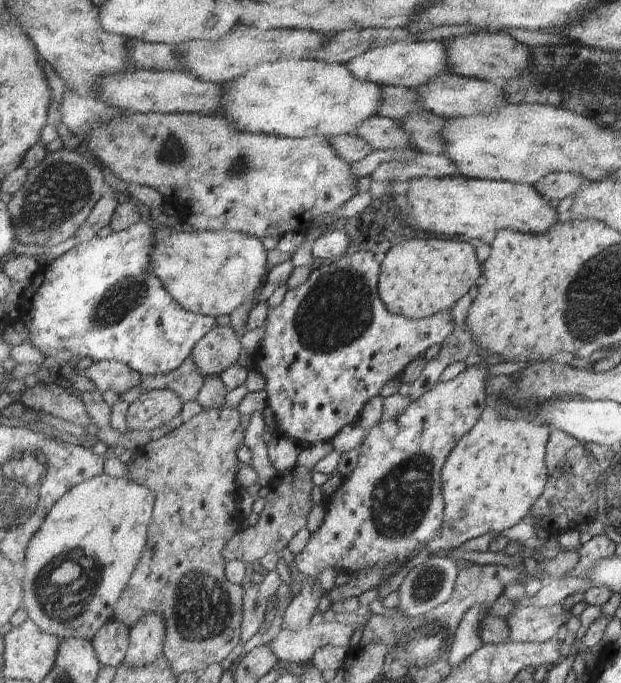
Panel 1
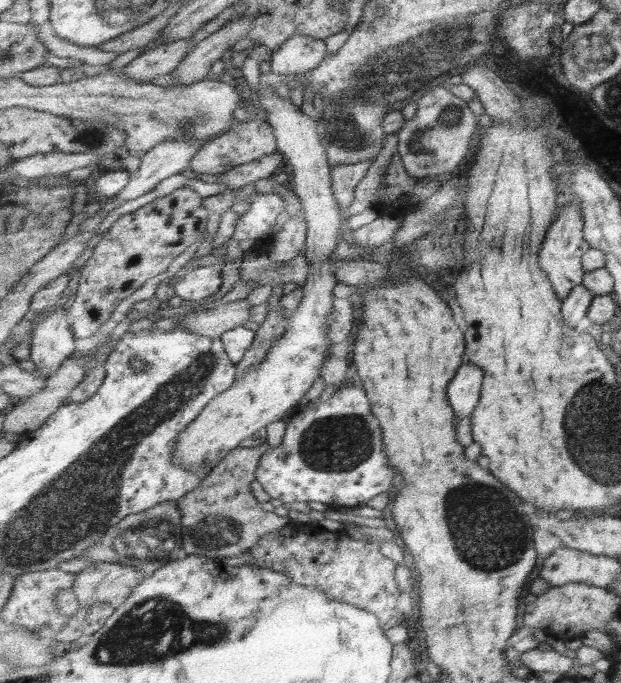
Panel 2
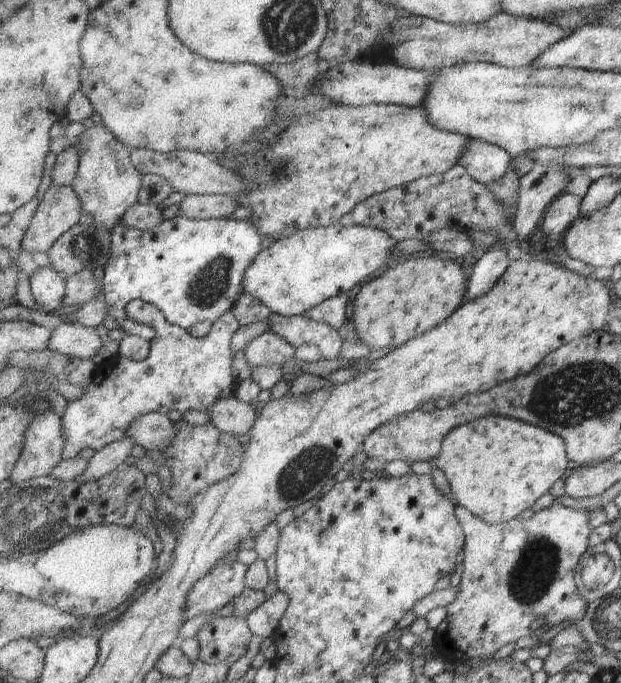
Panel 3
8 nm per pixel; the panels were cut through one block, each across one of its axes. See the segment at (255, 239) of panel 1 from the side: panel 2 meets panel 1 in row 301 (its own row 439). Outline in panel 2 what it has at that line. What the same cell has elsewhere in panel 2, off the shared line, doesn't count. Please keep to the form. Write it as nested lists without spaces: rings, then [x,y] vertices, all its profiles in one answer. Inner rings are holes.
[[[258,85],[254,94],[257,94],[259,103],[266,111],[268,122],[275,127],[279,152],[293,168],[292,190],[301,201],[309,225],[304,253],[309,261],[309,278],[303,284],[301,304],[291,313],[288,329],[277,345],[271,347],[267,359],[259,365],[253,365],[229,390],[217,395],[177,437],[172,464],[193,473],[201,473],[206,469],[213,471],[223,463],[229,452],[241,447],[241,442],[253,438],[269,424],[282,420],[289,410],[296,410],[301,398],[322,378],[321,368],[334,345],[333,339],[329,337],[329,316],[335,312],[333,290],[339,281],[331,268],[329,256],[336,251],[342,236],[343,218],[331,190],[332,168],[318,133],[318,122],[302,114],[289,98],[269,92],[266,85]]]

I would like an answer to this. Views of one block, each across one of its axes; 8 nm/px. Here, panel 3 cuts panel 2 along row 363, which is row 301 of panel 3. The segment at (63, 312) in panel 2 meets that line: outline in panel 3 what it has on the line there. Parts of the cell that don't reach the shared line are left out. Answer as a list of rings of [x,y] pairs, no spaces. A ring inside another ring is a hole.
[[[53,267],[41,268],[29,279],[34,302],[44,310],[59,310],[66,296],[66,279]]]

